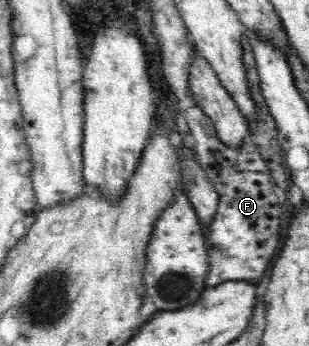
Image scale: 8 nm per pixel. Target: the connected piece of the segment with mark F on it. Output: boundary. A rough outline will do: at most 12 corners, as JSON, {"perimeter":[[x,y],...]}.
{"perimeter":[[194,100],[179,112],[219,195],[207,284],[258,280],[279,200],[249,137],[229,147]]}

